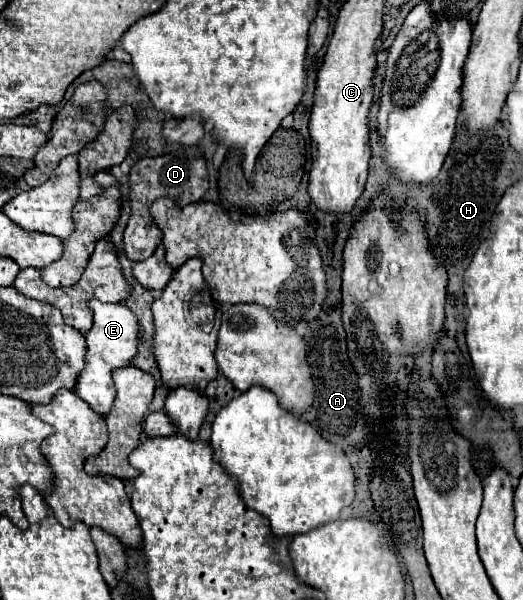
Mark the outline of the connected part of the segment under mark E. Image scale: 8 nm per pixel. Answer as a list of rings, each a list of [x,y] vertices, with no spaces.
[[[91,300],[89,308],[93,310],[93,328],[85,334],[87,364],[77,378],[75,394],[81,396],[99,416],[107,416],[115,400],[113,370],[131,366],[141,344],[141,326],[137,316],[125,304],[103,304],[99,300]]]

